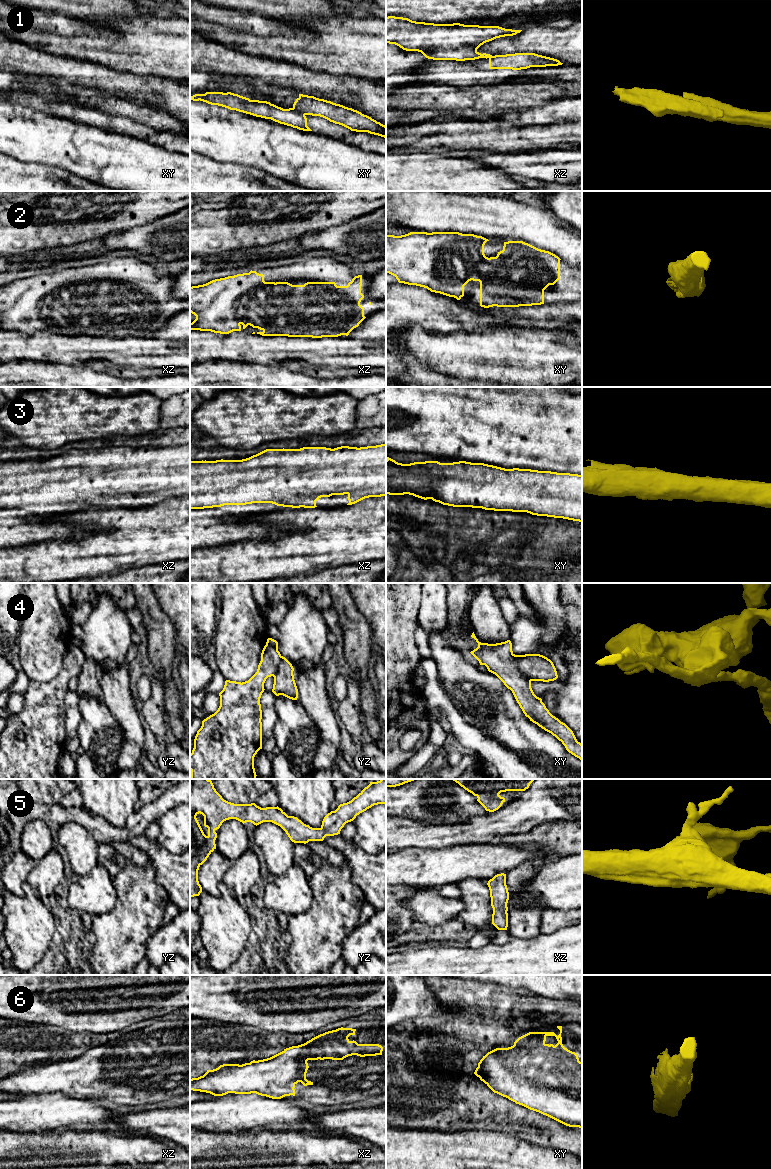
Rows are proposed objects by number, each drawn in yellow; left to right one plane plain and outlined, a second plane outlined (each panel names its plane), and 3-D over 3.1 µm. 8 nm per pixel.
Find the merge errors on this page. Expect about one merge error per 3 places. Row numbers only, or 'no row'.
1, 4

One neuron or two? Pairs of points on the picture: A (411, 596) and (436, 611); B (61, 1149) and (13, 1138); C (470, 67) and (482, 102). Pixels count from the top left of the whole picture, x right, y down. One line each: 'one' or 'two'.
A: two
B: one
C: two

